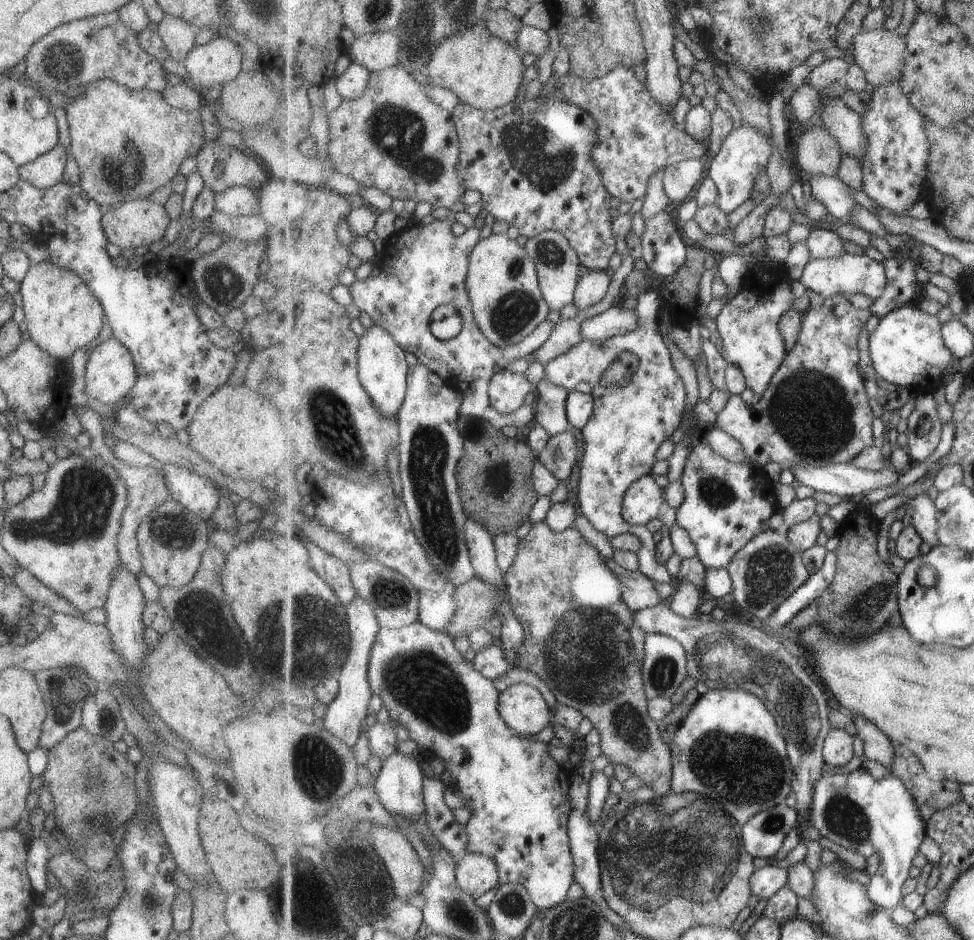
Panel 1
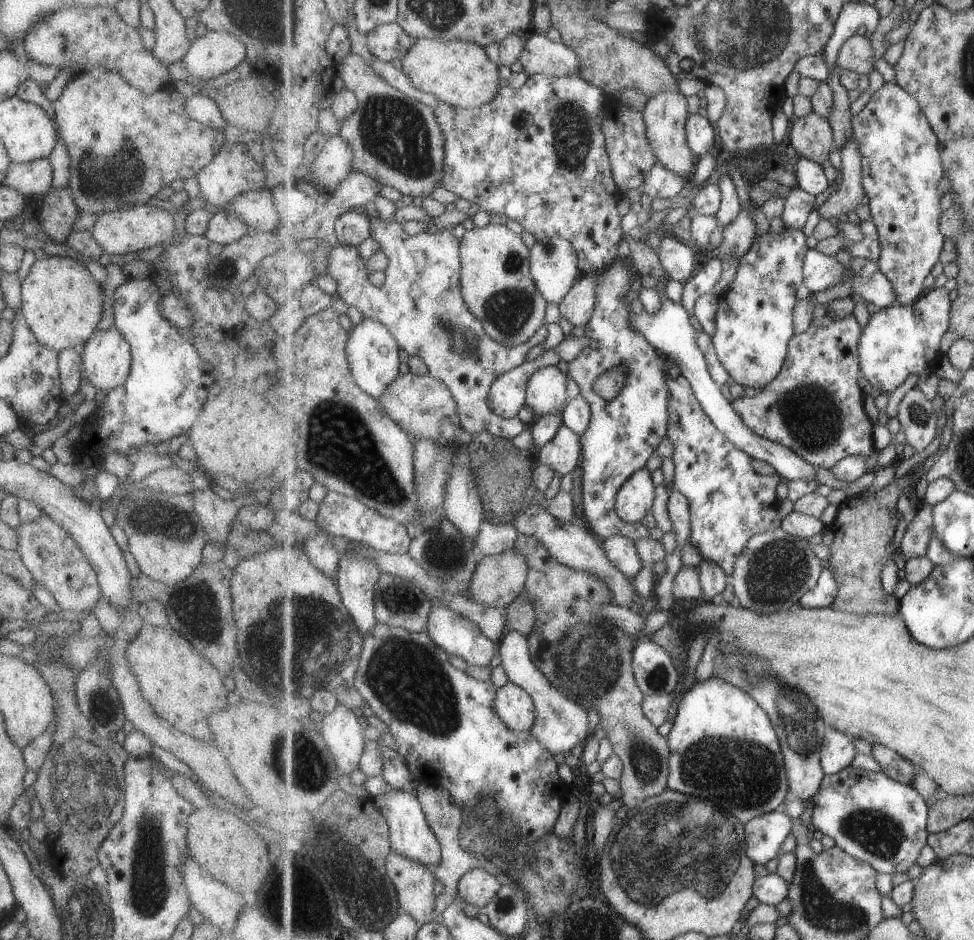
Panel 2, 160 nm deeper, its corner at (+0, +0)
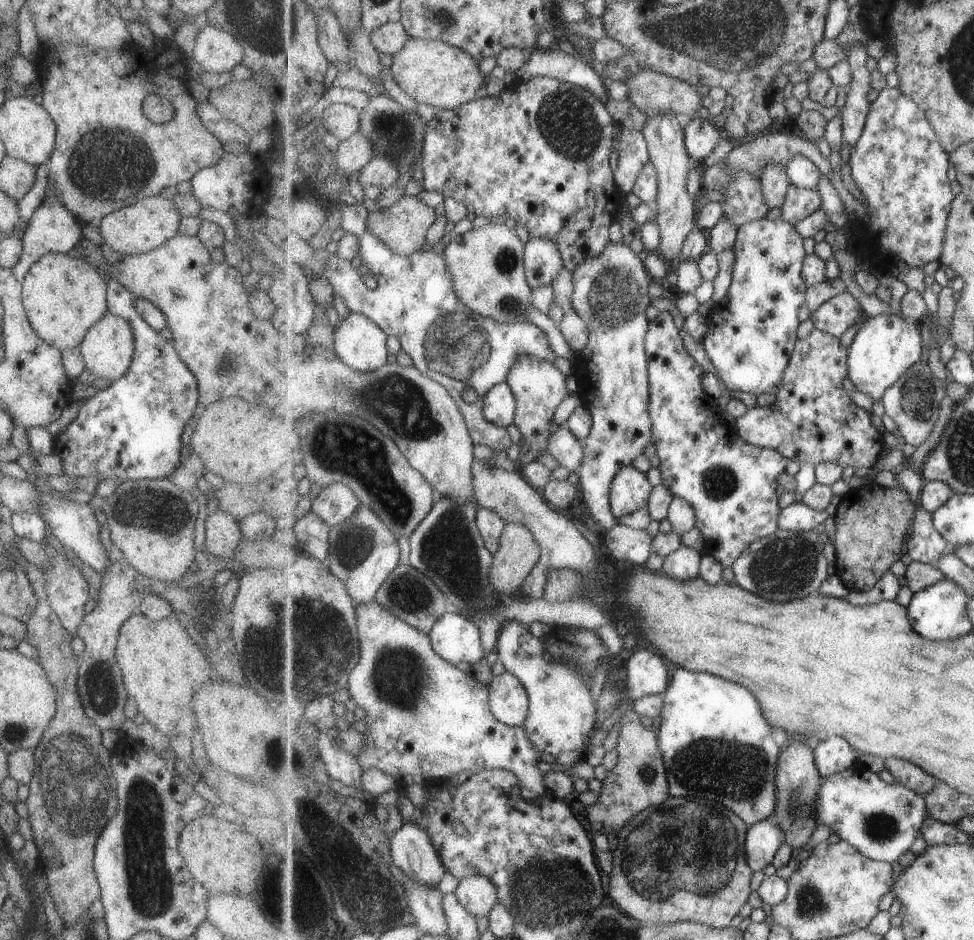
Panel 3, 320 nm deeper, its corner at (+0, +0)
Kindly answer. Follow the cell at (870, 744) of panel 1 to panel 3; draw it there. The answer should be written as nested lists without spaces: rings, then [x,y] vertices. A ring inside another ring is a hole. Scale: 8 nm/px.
[[[887,758],[885,768],[898,784],[911,788],[913,792],[927,797],[927,794],[935,788],[936,779],[931,774],[925,772],[923,768],[919,768],[917,764],[911,764],[907,760],[899,760],[899,758]]]

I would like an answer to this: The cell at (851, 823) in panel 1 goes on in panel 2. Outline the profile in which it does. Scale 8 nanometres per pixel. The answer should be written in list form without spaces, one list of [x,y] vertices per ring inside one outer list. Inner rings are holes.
[[[847,766],[841,772],[825,774],[821,786],[815,796],[802,801],[799,798],[789,798],[782,809],[794,819],[811,805],[812,828],[818,829],[822,834],[831,836],[835,844],[845,849],[859,860],[870,862],[879,873],[893,875],[895,872],[905,872],[917,862],[923,846],[928,844],[928,807],[922,793],[914,787],[887,776],[883,771],[872,772]]]

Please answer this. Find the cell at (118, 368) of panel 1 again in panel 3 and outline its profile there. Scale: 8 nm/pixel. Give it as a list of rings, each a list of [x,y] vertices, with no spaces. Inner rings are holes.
[[[106,314],[87,330],[81,345],[78,347],[84,361],[84,369],[96,378],[115,381],[124,376],[133,357],[133,336],[129,324],[113,314]]]

